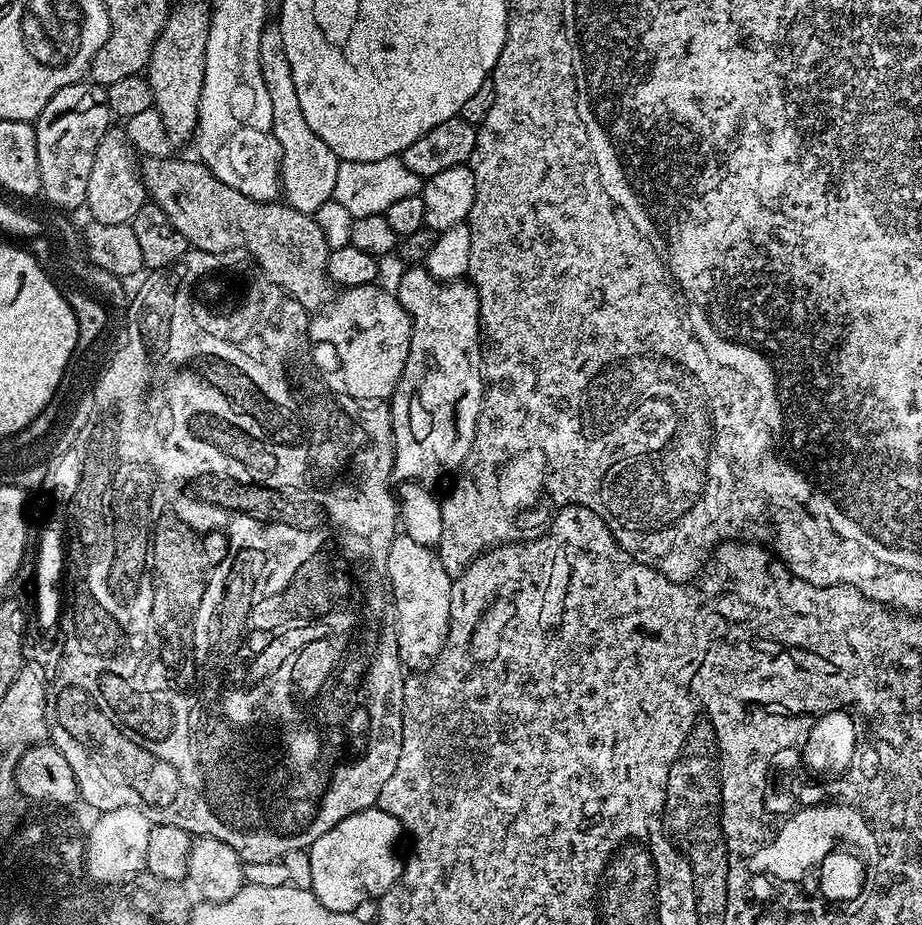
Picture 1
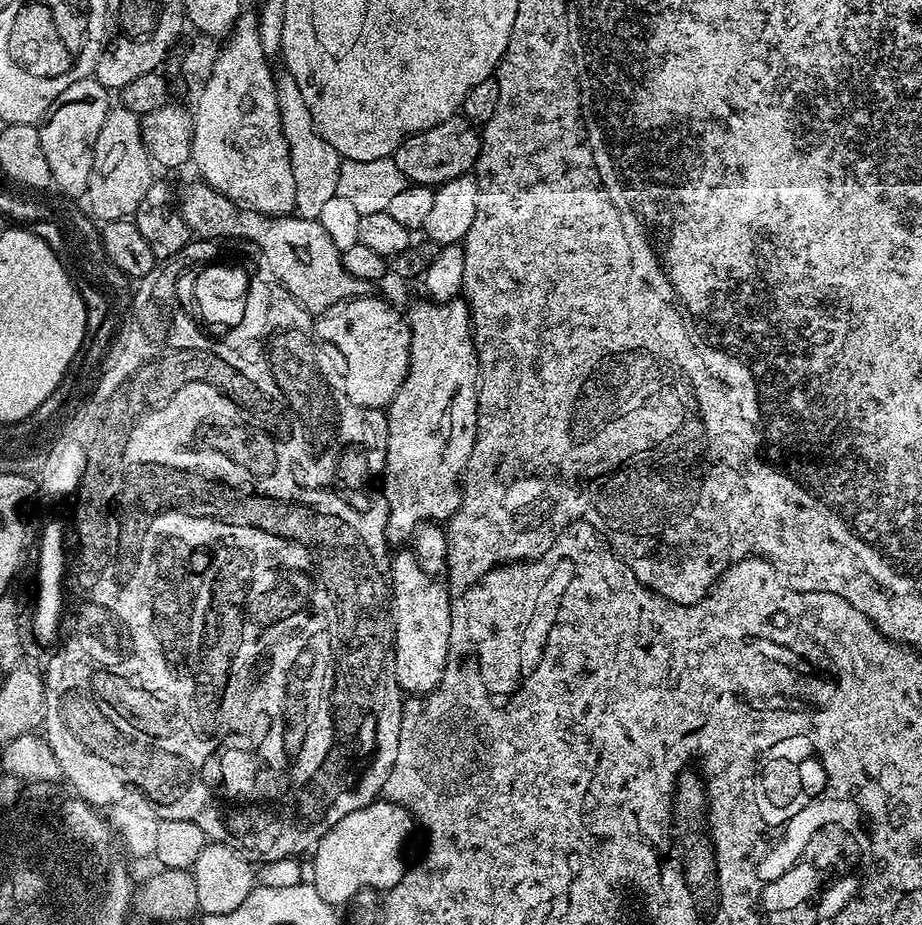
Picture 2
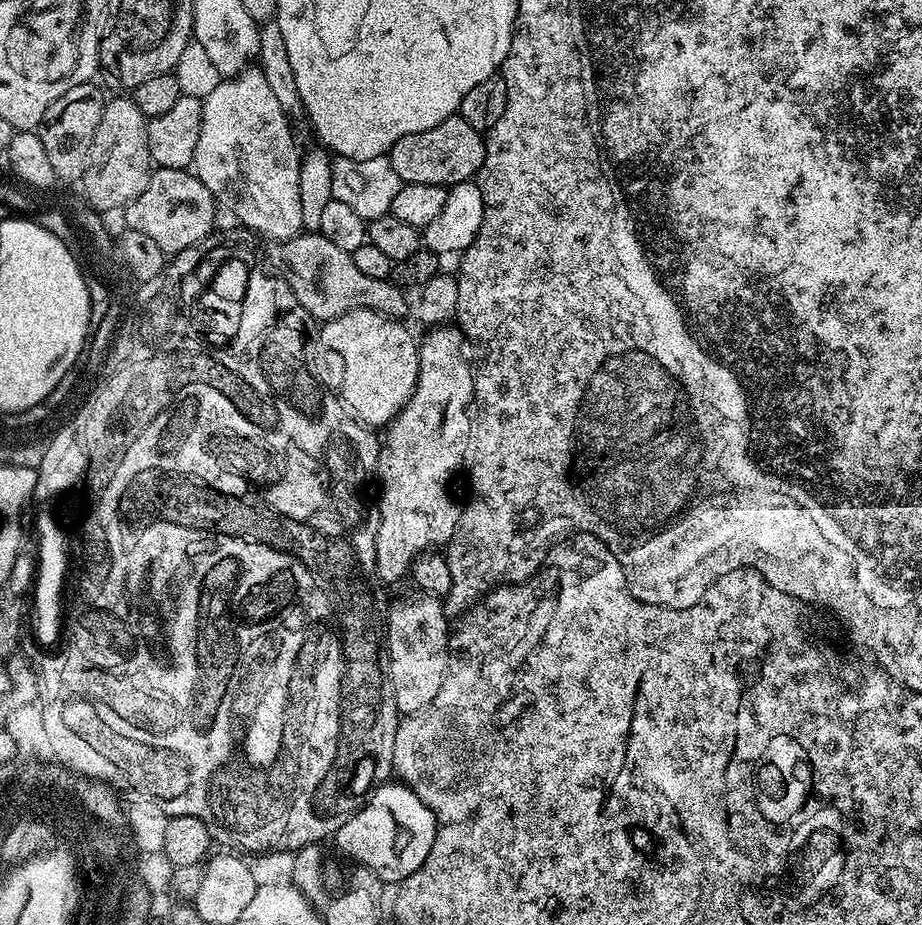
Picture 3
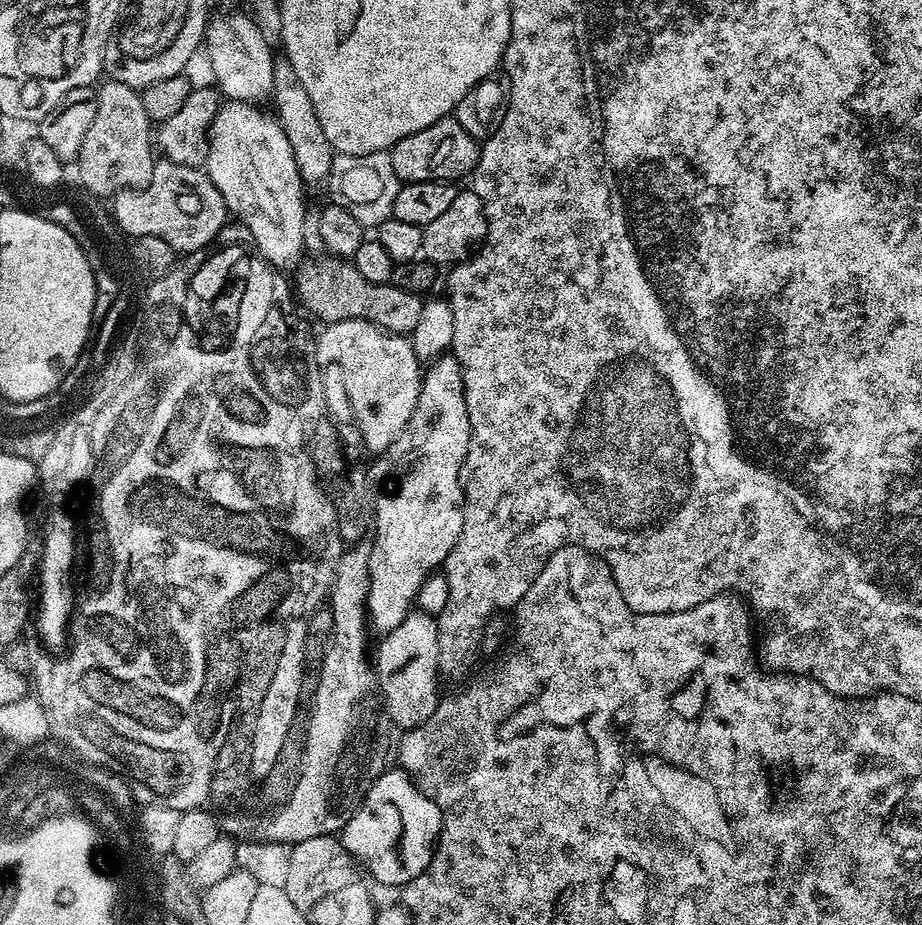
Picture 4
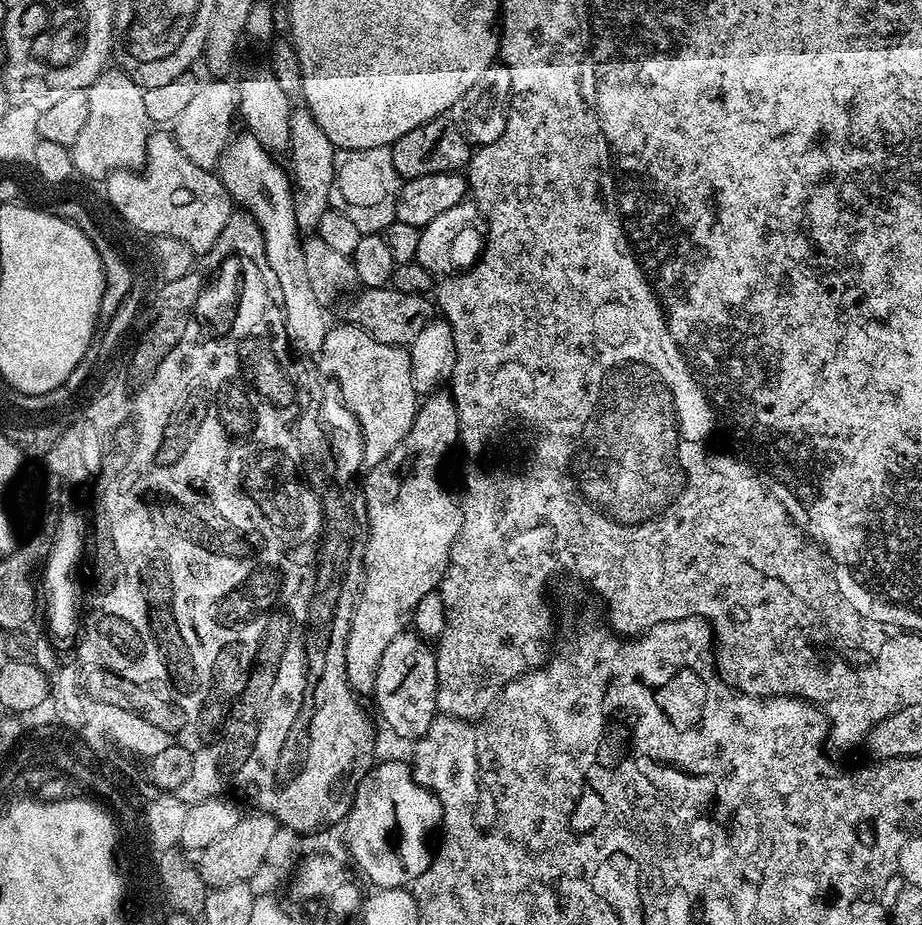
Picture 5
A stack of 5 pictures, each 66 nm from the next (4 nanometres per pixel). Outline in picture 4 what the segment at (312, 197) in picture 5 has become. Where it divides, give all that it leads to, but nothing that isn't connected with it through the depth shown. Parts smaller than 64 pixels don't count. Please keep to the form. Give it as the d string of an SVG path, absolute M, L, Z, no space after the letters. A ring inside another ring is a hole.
M286 58L277 59L273 68L273 90L271 95L274 102L274 114L282 126L283 133L290 141L290 148L294 152L294 160L298 165L299 176L307 187L312 188L325 183L328 178L334 149L329 144L326 134L322 131L318 116L313 112L313 103L306 94L302 84L297 80L294 68Z

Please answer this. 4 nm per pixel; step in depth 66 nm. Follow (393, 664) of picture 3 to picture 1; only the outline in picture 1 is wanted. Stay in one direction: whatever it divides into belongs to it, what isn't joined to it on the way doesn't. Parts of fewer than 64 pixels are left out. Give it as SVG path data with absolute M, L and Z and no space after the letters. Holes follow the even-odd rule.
M403 534L390 542L386 570L400 662L408 670L427 669L444 649L448 637L453 577L446 574L435 547L422 546L422 542L414 542L414 538Z

